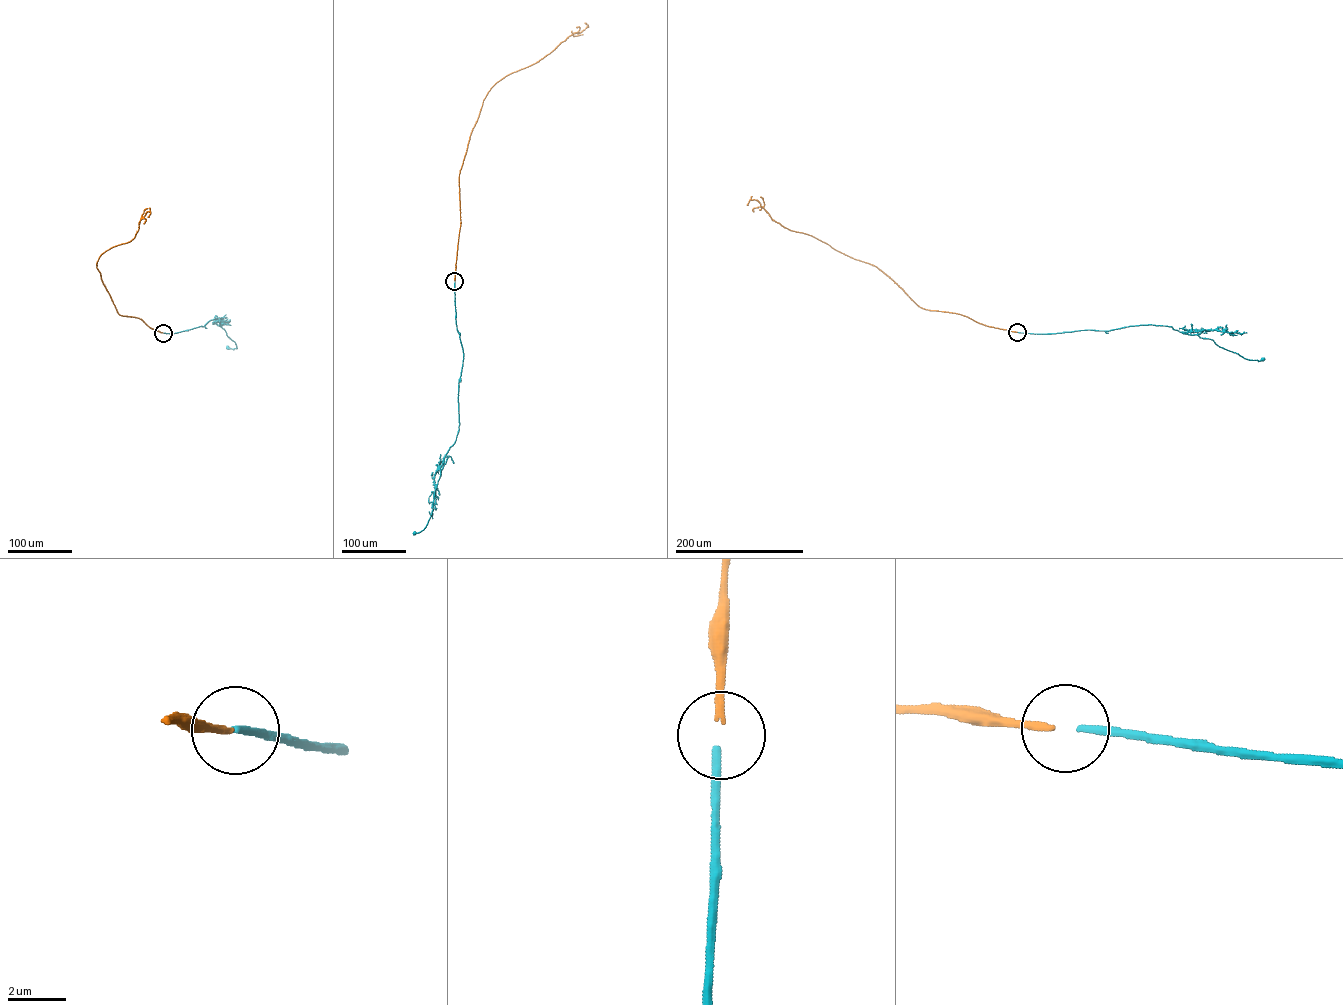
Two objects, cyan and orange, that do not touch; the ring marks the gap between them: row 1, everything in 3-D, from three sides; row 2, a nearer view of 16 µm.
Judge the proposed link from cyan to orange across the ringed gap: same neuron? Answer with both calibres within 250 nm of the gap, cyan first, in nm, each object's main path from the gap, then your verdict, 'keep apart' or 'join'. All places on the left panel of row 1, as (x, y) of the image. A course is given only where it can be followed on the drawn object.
calibres 280 and 240 nm; course cyan (163, 333), (204, 326), (220, 318), (219, 326), (237, 348), (227, 347); course orange (162, 333), (140, 318), (119, 315), (96, 267), (103, 253), (133, 239), (140, 220), (150, 211), (148, 217); join

